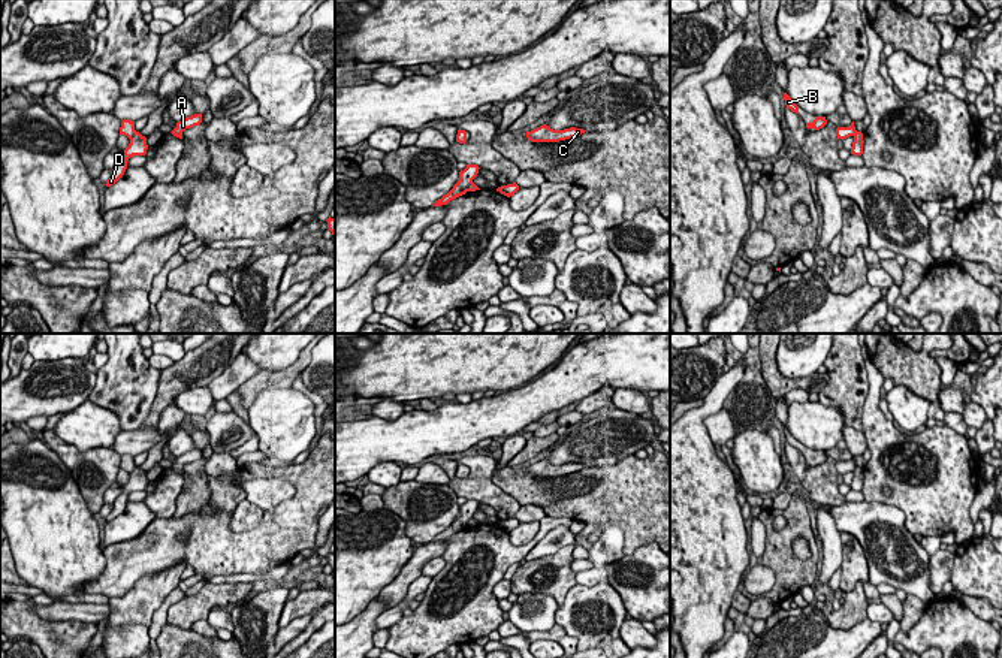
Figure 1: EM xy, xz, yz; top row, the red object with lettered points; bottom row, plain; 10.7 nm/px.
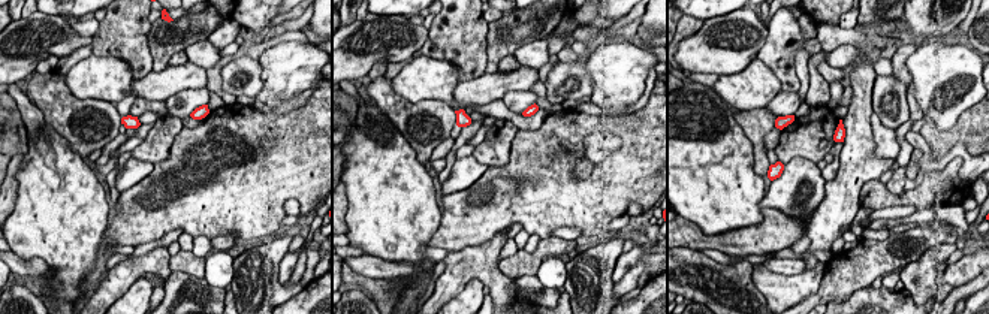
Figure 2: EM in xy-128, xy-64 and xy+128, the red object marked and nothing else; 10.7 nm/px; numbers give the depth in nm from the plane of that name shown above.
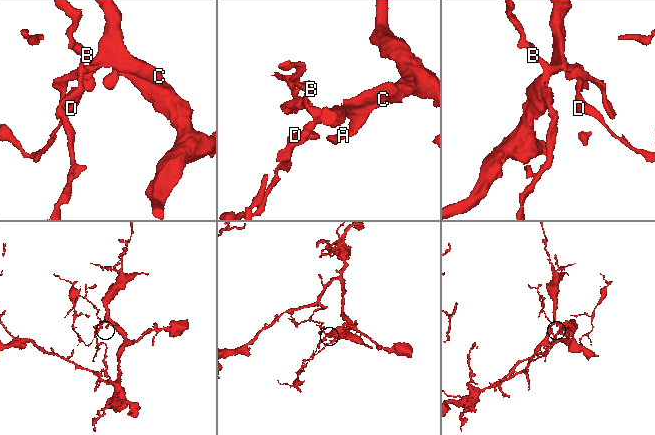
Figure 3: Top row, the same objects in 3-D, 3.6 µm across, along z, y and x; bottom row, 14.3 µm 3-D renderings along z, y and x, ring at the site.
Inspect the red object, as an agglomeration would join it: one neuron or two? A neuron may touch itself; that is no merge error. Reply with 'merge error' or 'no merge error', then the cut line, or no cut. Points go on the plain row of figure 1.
merge error; cut xy (136, 467), (129, 473)

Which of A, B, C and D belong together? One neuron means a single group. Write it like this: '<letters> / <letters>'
A B C / D

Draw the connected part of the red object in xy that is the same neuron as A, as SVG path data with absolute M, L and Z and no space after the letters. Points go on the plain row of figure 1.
M194 449L176 458L176 462L170 467L173 471L182 474L182 467L202 458L202 449Z

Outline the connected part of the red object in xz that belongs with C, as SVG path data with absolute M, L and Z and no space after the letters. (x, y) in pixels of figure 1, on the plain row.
M543 459L531 467L526 467L525 470L531 477L559 477L580 471L582 468L585 468L583 464L570 462L564 465L553 465L549 461Z

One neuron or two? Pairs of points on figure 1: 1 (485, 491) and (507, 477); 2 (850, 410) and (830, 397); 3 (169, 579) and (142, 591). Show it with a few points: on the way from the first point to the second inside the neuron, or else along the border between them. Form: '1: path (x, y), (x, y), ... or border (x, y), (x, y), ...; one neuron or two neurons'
1: border (494, 471), (492, 480), (521, 506); two neurons
2: path (845, 406), (835, 397); one neuron
3: path (163, 583), (148, 591); one neuron

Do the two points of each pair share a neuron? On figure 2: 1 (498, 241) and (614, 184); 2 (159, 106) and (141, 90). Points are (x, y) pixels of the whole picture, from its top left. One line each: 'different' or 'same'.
1: different
2: different

